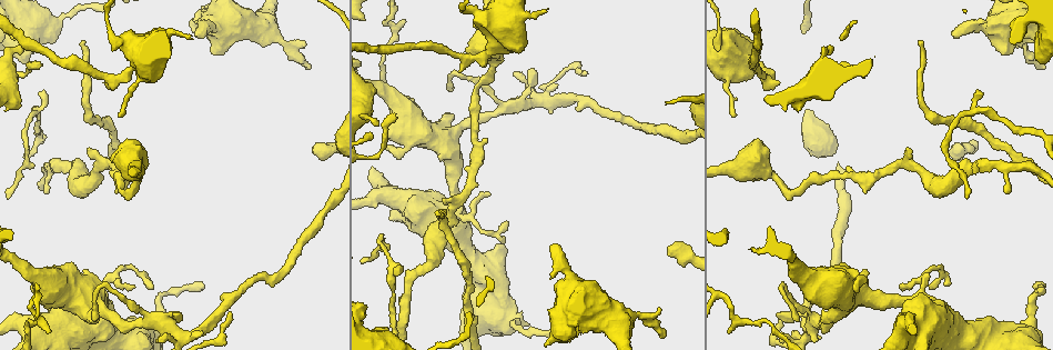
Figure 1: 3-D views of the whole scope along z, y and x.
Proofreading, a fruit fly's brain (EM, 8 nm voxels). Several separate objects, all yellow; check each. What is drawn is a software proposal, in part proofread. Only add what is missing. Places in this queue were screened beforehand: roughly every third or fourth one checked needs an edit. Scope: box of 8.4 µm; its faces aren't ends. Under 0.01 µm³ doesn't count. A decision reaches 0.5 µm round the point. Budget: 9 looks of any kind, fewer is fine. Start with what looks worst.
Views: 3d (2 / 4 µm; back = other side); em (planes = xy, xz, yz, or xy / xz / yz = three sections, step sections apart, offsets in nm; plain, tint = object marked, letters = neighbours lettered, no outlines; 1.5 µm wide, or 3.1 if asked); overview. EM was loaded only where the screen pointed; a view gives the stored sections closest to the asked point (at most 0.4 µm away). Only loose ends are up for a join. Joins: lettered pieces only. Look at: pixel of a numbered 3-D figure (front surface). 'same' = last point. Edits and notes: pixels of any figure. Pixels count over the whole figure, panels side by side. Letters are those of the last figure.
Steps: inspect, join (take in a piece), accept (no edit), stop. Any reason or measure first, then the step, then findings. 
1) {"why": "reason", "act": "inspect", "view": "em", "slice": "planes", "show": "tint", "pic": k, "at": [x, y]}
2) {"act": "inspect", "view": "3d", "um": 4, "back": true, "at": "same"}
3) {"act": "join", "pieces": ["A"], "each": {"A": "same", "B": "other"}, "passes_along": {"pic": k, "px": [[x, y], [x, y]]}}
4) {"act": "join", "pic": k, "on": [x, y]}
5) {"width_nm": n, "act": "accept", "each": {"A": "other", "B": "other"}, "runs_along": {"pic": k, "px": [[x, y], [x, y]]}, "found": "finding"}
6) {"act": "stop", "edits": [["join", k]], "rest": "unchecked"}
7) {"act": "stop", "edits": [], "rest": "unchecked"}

{"why": "thick end", "act": "inspect", "view": "3d", "um": 4, "back": true, "pic": 1, "at": [215, 53]}

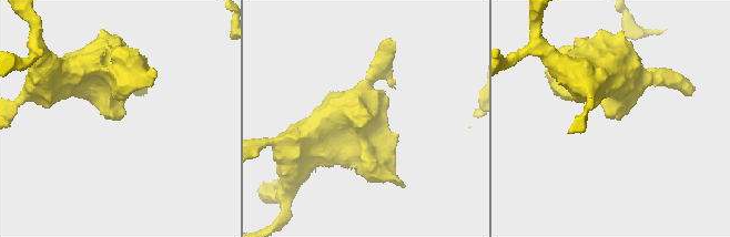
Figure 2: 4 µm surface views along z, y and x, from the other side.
{"why": "need the tissue", "act": "inspect", "view": "em", "slice": "planes", "show": "letters", "pic": 2, "at": [619, 119]}

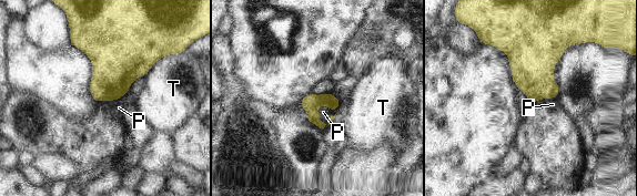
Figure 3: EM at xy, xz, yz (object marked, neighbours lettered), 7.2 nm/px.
{"act": "accept", "each": {"P": "other", "T": "other"}, "border": {"pic": 3, "px": [[335, 111], [326, 124], [315, 122]]}, "found": "no lettered piece goes on from it"}

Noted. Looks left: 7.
{"why": "free end", "act": "inspect", "view": "3d", "um": 2, "pic": 1, "at": [734, 113]}

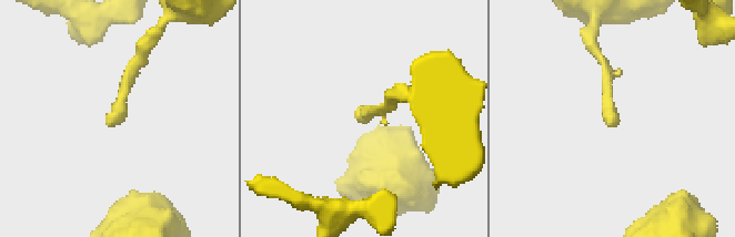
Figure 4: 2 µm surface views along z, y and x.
{"act": "inspect", "view": "em", "slice": "planes", "show": "tint", "pic": 4, "at": [362, 106]}

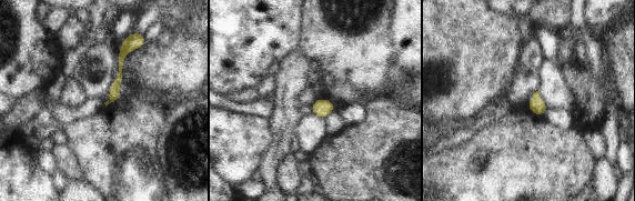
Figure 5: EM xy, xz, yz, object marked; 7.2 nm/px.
{"act": "inspect", "view": "em", "slice": "planes", "show": "letters", "at": "same"}

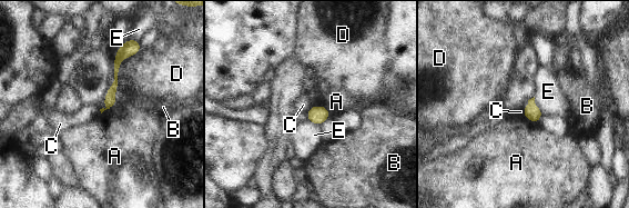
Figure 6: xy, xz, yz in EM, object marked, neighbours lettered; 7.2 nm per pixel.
{"act": "accept", "each": {"A": "other", "B": "other", "C": "other", "D": "other", "E": "other"}, "runs_along": {"pic": 6, "px": [[128, 46], [117, 61], [107, 106]]}, "found": "none of them fits"}

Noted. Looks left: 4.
{"why": "long arm stops here", "act": "inspect", "view": "3d", "um": 4, "pic": 1, "at": [81, 41]}

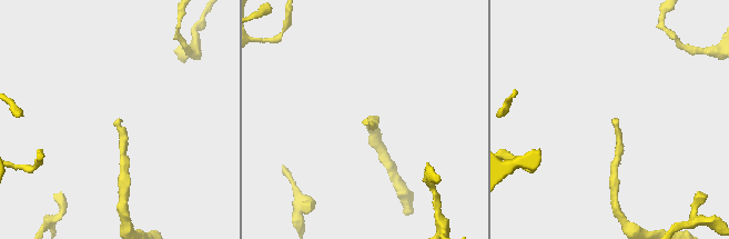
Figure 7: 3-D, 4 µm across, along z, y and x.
{"act": "inspect", "view": "em", "slice": "xz", "step": 4, "show": "letters", "pic": 7, "at": [616, 120]}

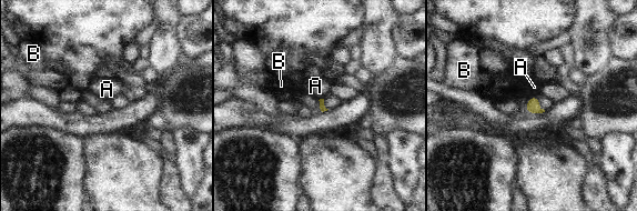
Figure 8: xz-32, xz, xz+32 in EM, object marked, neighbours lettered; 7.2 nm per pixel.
{"longest_contact_nm": ["A", 70], "act": "accept", "each": {"A": "other", "B": "other"}, "border": {"pic": 8, "px": [[538, 96], [531, 98]]}, "found": "no lettered piece goes on from it"}

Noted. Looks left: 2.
{"act": "stop", "edits": [], "rest": "unchecked"}

